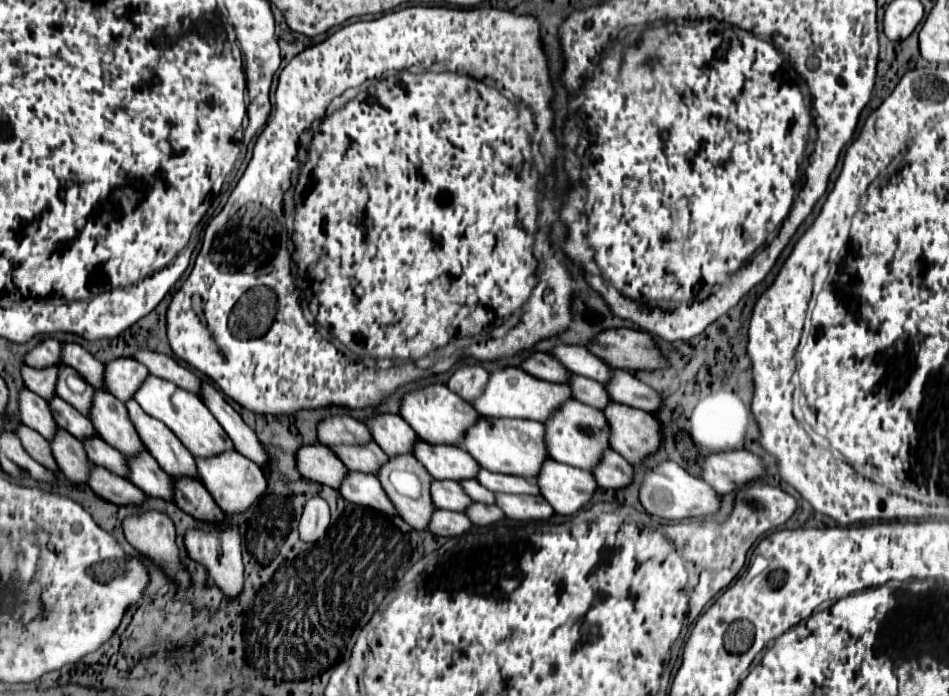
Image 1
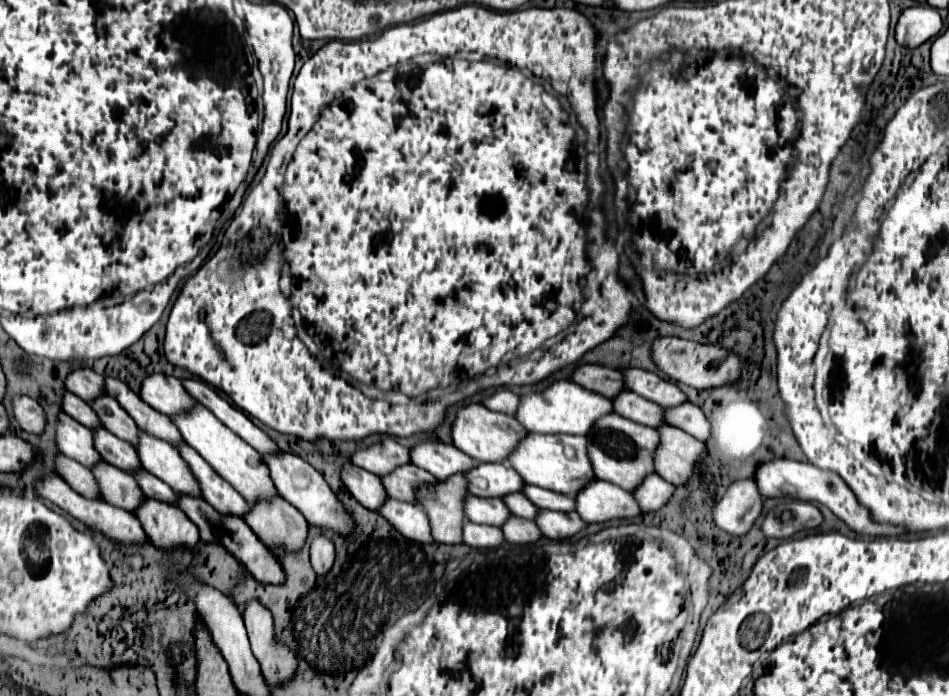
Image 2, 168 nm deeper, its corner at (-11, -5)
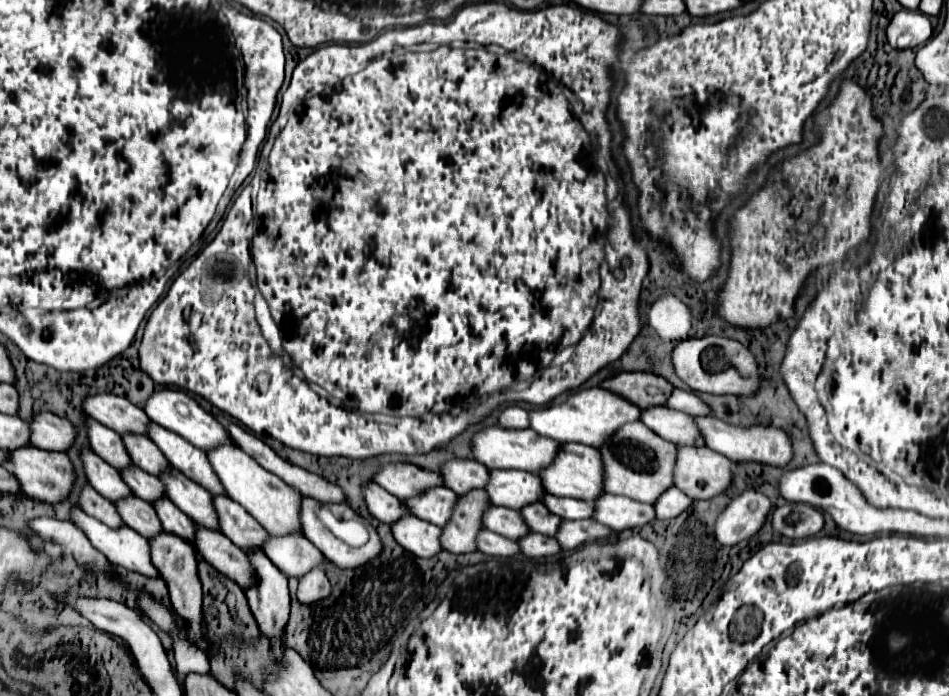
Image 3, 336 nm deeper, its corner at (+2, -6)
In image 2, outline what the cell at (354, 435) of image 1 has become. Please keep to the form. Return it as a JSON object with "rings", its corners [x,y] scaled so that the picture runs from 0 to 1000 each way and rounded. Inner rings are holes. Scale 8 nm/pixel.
{"rings":[[[403,628],[400,636],[377,648],[371,657],[371,665],[390,680],[396,680],[398,685],[405,685],[405,680],[413,680],[417,668],[430,668],[434,662],[428,642],[417,636],[413,628]]]}

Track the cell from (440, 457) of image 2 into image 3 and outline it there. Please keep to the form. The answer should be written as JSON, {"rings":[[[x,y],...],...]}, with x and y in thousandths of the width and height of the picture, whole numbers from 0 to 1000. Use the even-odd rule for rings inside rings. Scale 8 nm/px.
{"rings":[[[475,658],[463,670],[463,684],[467,687],[467,698],[475,701],[479,710],[488,710],[488,704],[509,701],[513,693],[515,675],[501,661]]]}

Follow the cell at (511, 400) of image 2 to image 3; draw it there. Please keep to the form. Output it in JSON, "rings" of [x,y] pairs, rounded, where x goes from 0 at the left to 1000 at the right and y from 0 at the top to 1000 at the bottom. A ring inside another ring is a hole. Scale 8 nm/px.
{"rings":[[[530,583],[526,592],[526,609],[534,615],[555,615],[555,592],[549,583]]]}

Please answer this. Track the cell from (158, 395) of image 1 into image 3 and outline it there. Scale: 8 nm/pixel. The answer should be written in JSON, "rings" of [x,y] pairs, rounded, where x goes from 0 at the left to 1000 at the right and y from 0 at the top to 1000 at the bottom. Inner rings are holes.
{"rings":[[[233,638],[218,649],[218,661],[231,684],[239,713],[252,721],[283,767],[315,764],[315,710],[290,681],[275,672],[264,655],[256,652],[248,638]]]}

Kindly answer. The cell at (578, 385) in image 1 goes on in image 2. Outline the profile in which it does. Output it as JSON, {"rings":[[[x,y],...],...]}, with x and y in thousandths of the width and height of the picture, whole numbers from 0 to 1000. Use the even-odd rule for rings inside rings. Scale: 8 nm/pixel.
{"rings":[[[668,562],[653,565],[647,573],[647,591],[655,599],[662,599],[670,608],[677,608],[677,611],[683,611],[683,614],[689,614],[689,616],[691,616],[691,611],[702,611],[700,585],[695,585],[689,576],[679,573],[677,568],[672,568]]]}

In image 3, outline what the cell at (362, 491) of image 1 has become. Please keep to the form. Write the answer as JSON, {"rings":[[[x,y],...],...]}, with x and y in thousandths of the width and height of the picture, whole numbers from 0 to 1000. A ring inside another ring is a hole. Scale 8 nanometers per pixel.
{"rings":[[[425,741],[416,750],[412,750],[412,764],[414,773],[433,796],[442,802],[454,802],[458,799],[465,784],[463,784],[463,756],[442,747],[437,741]]]}

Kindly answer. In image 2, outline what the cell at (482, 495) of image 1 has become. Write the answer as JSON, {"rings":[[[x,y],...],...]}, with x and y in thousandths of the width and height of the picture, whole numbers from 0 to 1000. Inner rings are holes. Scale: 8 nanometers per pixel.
{"rings":[[[542,708],[542,711],[531,714],[531,723],[537,728],[537,734],[540,734],[544,743],[550,743],[550,746],[563,749],[565,737],[569,737],[569,731],[563,728],[554,714],[550,714],[550,708]]]}

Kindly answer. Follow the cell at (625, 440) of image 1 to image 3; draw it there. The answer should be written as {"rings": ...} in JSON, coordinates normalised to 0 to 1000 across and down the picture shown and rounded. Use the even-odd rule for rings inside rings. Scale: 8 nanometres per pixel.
{"rings":[[[713,638],[709,695],[726,716],[747,718],[770,695],[772,664],[743,641]]]}

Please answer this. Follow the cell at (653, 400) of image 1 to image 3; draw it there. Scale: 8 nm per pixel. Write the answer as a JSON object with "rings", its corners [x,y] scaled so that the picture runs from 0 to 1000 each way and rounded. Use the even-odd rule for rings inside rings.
{"rings":[[[732,598],[730,603],[734,609],[737,624],[743,632],[743,641],[766,655],[768,661],[774,661],[774,664],[796,661],[796,664],[804,664],[804,667],[812,667],[821,672],[829,670],[829,664],[834,661],[834,635],[829,635],[829,624],[825,624],[825,618],[808,618],[806,612],[777,615],[751,598]]]}

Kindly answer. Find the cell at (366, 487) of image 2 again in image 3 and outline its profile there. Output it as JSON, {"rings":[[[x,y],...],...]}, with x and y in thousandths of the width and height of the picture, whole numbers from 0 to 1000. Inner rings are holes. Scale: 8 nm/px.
{"rings":[[[385,693],[380,698],[380,710],[389,739],[401,750],[410,753],[410,750],[416,750],[418,741],[429,739],[429,733],[420,727],[420,716],[416,716],[414,710],[408,710],[408,704],[404,704],[401,698],[395,698],[395,693]]]}

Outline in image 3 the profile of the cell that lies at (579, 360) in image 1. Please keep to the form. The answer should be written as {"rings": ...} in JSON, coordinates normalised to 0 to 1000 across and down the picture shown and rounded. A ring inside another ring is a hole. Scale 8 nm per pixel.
{"rings":[[[711,557],[707,563],[701,583],[709,586],[709,589],[718,589],[718,592],[728,595],[728,598],[745,598],[745,595],[749,595],[749,589],[730,563],[722,563],[722,560],[715,560],[715,557]]]}

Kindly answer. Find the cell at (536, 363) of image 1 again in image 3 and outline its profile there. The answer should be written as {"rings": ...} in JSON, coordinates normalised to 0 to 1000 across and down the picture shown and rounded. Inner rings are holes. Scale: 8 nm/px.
{"rings":[[[654,534],[642,546],[635,546],[633,557],[652,566],[673,586],[701,580],[703,569],[709,560],[701,543],[682,534]]]}

